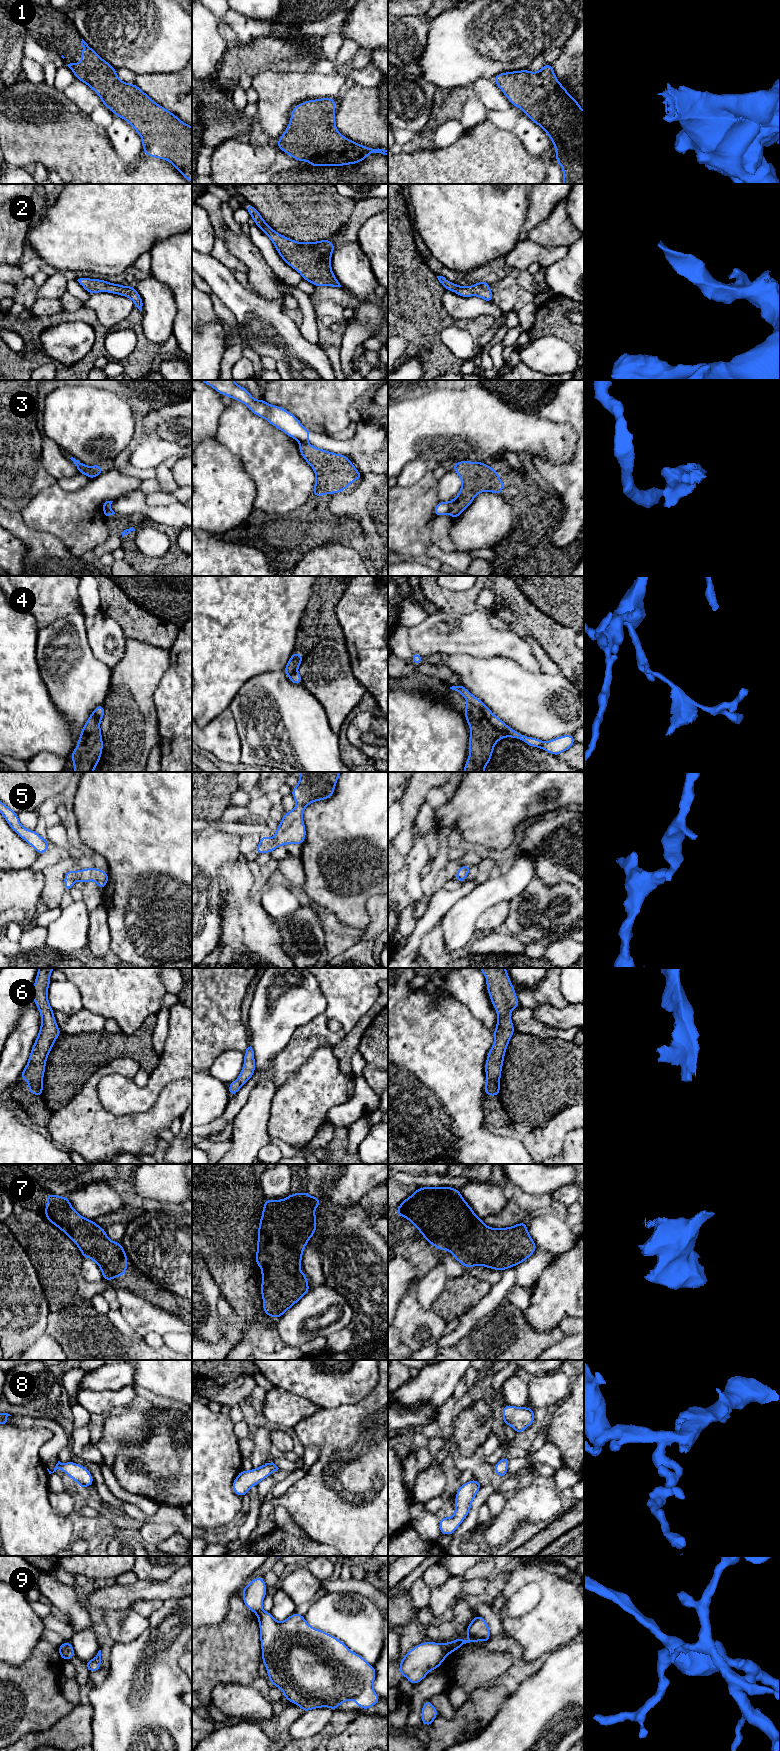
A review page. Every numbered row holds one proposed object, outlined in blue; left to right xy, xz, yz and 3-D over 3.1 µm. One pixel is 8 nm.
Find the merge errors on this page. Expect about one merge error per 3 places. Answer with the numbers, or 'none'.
3, 4, 9

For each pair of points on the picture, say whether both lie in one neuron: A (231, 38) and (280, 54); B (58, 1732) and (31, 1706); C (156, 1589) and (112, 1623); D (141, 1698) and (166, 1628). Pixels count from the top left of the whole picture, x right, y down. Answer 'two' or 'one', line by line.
A: two
B: two
C: two
D: one

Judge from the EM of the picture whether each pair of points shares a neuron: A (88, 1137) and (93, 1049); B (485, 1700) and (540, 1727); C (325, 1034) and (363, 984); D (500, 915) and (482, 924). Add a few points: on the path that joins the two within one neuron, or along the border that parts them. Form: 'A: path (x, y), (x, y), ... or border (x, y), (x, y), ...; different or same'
A: border (109, 1062), (102, 1066), (75, 1094); different
B: border (510, 1694), (486, 1727); different
C: path (324, 1020), (330, 1012), (337, 1009), (349, 997); same
D: path (496, 915), (486, 923); same

